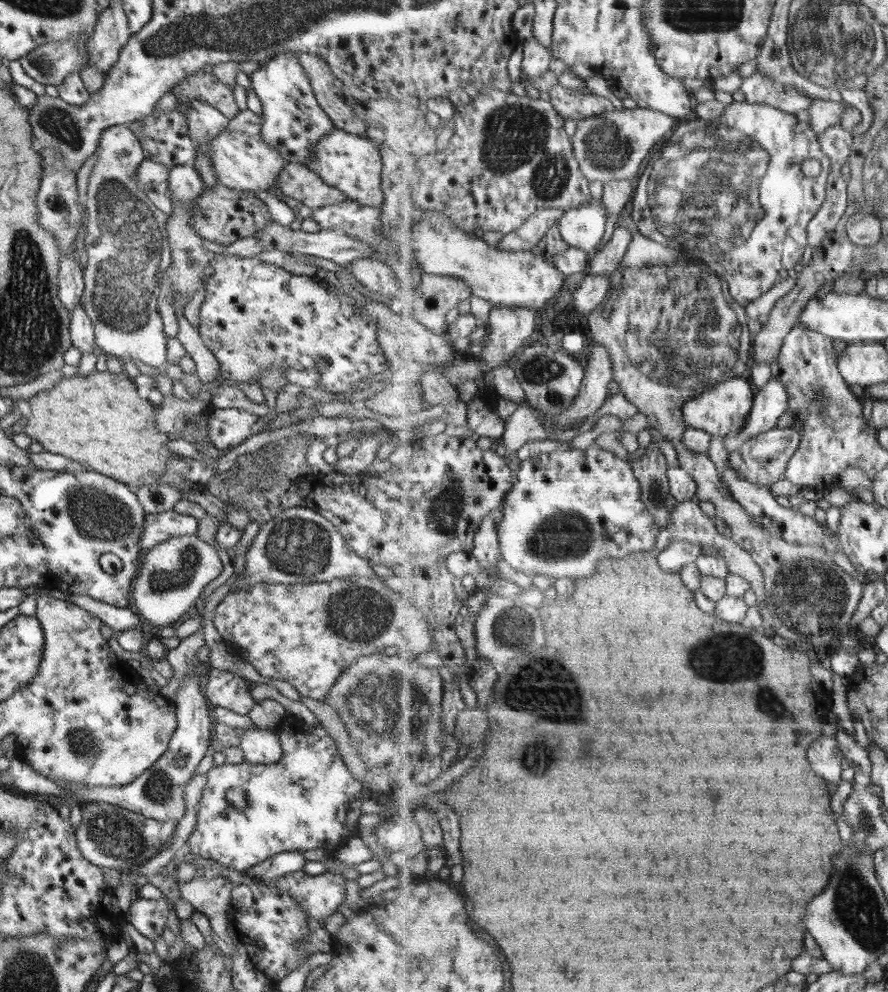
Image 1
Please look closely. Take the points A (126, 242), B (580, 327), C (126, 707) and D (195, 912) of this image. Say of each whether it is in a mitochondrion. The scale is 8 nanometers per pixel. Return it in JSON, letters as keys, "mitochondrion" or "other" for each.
{"A":"mitochondrion","B":"other","C":"other","D":"other"}

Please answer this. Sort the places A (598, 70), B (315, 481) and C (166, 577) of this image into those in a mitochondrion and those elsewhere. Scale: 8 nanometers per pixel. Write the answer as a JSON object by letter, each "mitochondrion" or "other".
{"A":"other","B":"other","C":"mitochondrion"}

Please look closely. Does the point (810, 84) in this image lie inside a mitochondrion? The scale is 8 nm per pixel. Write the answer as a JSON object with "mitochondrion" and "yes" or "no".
{"mitochondrion":"yes"}

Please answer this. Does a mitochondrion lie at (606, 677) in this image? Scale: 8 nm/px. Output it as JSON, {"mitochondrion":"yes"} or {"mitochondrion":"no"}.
{"mitochondrion":"no"}

